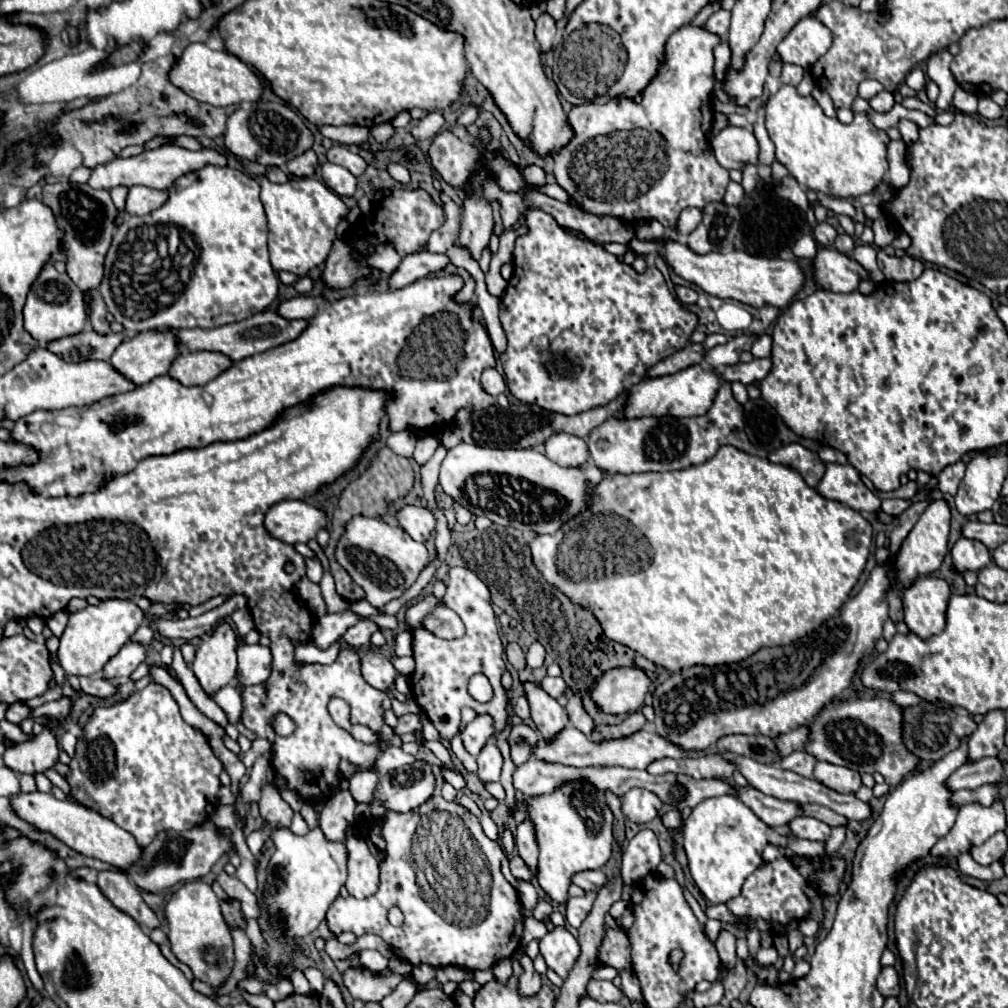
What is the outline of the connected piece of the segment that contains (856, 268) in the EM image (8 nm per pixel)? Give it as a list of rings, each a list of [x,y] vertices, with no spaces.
[[[818,250],[814,264],[816,282],[830,292],[854,292],[862,280],[872,280],[870,272],[854,258],[840,254],[838,250]]]

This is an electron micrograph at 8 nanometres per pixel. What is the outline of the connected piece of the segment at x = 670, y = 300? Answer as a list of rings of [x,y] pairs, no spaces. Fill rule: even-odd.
[[[528,206],[524,212],[524,226],[528,228],[528,232],[524,236],[516,238],[516,248],[514,248],[514,276],[508,282],[508,288],[504,290],[502,298],[500,298],[500,322],[502,328],[506,332],[508,338],[508,348],[506,352],[500,356],[504,372],[508,376],[508,388],[512,392],[514,398],[518,398],[520,402],[526,404],[536,404],[544,410],[556,412],[556,414],[580,414],[584,410],[590,408],[598,408],[608,404],[610,400],[614,400],[624,388],[632,388],[634,384],[638,384],[644,374],[648,372],[648,368],[652,368],[656,362],[660,362],[660,358],[666,358],[670,354],[674,354],[676,350],[684,348],[690,342],[690,334],[696,328],[696,316],[692,312],[688,312],[686,308],[682,308],[682,304],[670,294],[666,280],[662,276],[662,272],[658,268],[648,266],[646,272],[636,272],[632,266],[620,262],[614,254],[606,252],[604,246],[600,242],[592,242],[592,240],[580,240],[572,234],[568,234],[550,214],[546,214],[540,208]]]

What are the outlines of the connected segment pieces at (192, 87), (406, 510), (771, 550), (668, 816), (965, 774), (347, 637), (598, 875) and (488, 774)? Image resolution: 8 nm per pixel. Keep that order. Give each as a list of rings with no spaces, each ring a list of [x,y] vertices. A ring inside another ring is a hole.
[[[214,32],[207,42],[192,43],[184,48],[182,56],[174,62],[168,72],[168,80],[190,94],[192,98],[212,104],[212,106],[230,106],[240,102],[256,102],[262,94],[262,84],[256,72],[246,66],[242,60],[232,56],[221,38]]]
[[[408,504],[396,512],[396,520],[418,542],[426,542],[432,536],[434,526],[436,526],[436,520],[430,510],[408,506]]]
[[[720,446],[716,456],[712,456],[704,464],[688,466],[684,470],[642,472],[642,474],[604,472],[604,478],[600,484],[594,486],[588,498],[588,508],[584,512],[568,520],[556,534],[534,536],[528,546],[532,552],[532,562],[536,562],[536,568],[540,570],[542,578],[550,586],[556,586],[556,590],[560,590],[570,602],[576,602],[576,606],[588,606],[588,610],[596,614],[604,630],[604,636],[608,640],[632,648],[634,652],[642,654],[656,666],[664,666],[670,672],[680,672],[682,668],[696,666],[696,664],[718,666],[718,664],[740,662],[752,656],[762,646],[790,644],[806,636],[814,628],[818,628],[828,618],[836,616],[864,570],[870,544],[872,544],[872,526],[860,512],[852,510],[850,506],[844,506],[842,502],[820,496],[790,466],[774,464],[768,458],[752,456],[734,446]],[[624,568],[626,568],[626,578],[608,578],[608,572],[616,574],[616,572],[622,572]]]
[[[670,810],[670,812],[666,812],[664,816],[662,816],[662,824],[666,826],[666,830],[668,832],[672,832],[672,830],[676,830],[678,826],[680,826],[680,812],[676,812],[676,810]]]
[[[982,758],[958,768],[950,776],[948,784],[952,790],[976,790],[984,784],[998,782],[1000,778],[1004,778],[1002,762],[998,758]]]
[[[360,620],[358,624],[350,626],[350,628],[344,632],[342,642],[344,642],[346,646],[350,646],[350,648],[360,648],[360,646],[364,646],[364,644],[370,642],[372,632],[376,632],[376,630],[378,630],[378,626],[376,626],[374,622],[370,622],[370,620]]]
[[[584,870],[572,876],[572,882],[582,890],[600,890],[606,884],[606,876],[602,870]]]
[[[490,740],[482,752],[476,758],[478,762],[478,776],[482,782],[492,782],[492,780],[500,780],[500,770],[502,770],[502,754],[496,746],[494,740]]]

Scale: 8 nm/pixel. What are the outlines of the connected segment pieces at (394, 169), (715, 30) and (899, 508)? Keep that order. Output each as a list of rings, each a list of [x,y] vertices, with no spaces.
[[[390,164],[390,166],[388,166],[388,172],[390,172],[390,176],[392,176],[396,182],[400,182],[400,184],[404,184],[404,186],[410,184],[410,172],[408,172],[406,166]]]
[[[718,10],[714,12],[702,26],[704,30],[708,30],[710,34],[716,34],[720,38],[728,36],[728,28],[730,28],[730,12],[728,10]]]
[[[900,498],[882,500],[882,510],[890,516],[900,516],[908,506],[912,506],[912,500],[900,500]]]

